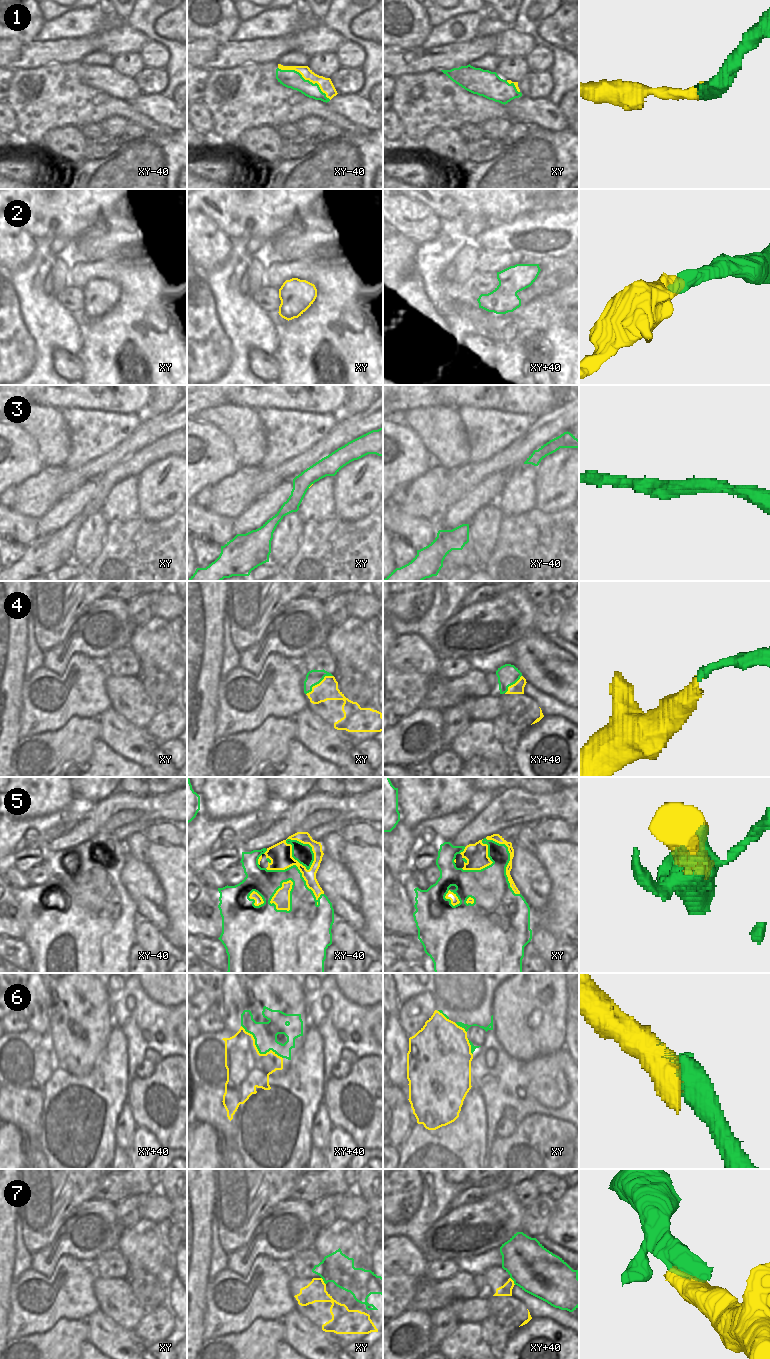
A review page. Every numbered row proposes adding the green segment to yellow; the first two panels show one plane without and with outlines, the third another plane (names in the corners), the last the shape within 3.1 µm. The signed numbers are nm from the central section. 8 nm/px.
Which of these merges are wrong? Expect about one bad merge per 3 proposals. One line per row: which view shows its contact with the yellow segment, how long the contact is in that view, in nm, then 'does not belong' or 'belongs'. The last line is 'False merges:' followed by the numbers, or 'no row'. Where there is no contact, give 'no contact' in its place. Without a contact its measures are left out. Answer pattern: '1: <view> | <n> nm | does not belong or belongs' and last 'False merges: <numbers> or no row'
1: xy-40 | 500 nm | does not belong
2: no contact | belongs
3: xy | 50 nm | belongs
4: xy | 260 nm | does not belong
5: xy-40 | 320 nm | belongs
6: xy+40 | 420 nm | belongs
7: xy+40 | 80 nm | belongs
False merges: 1, 4

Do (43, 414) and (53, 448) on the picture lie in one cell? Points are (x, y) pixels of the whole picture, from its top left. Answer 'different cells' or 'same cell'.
same cell

